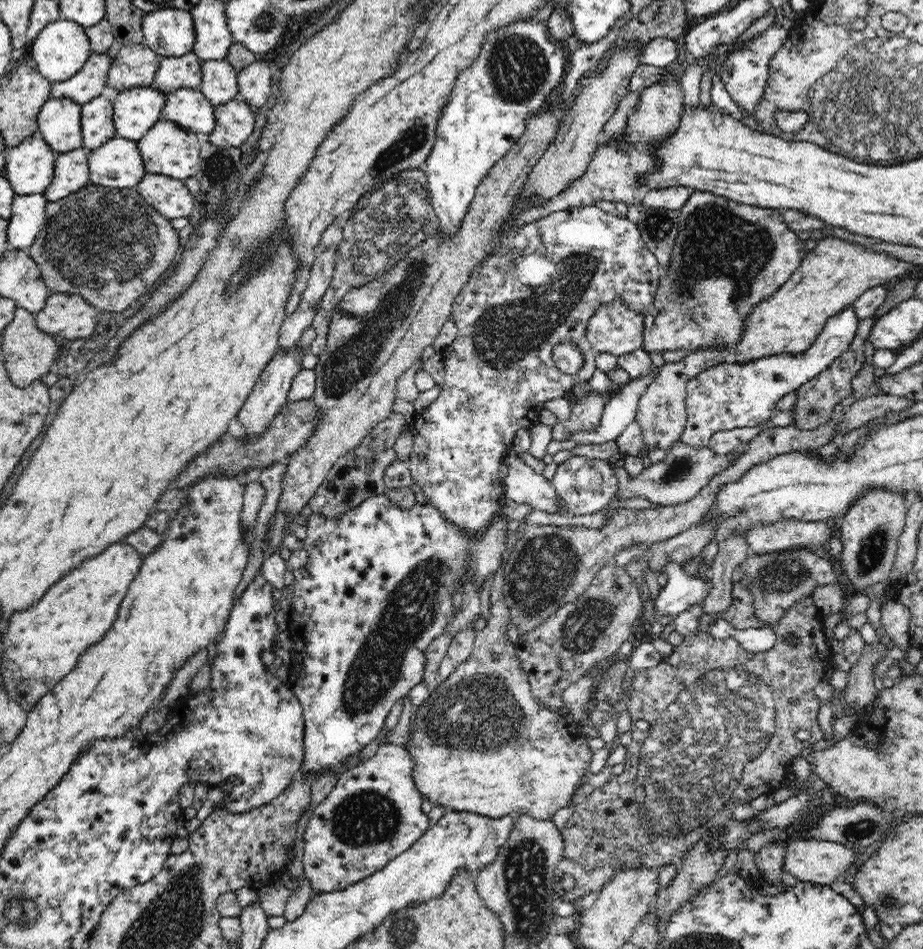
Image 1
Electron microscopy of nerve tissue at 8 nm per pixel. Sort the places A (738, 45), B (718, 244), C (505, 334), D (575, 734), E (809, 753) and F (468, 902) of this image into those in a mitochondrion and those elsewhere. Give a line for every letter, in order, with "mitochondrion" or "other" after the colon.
A: other
B: mitochondrion
C: mitochondrion
D: other
E: other
F: other

